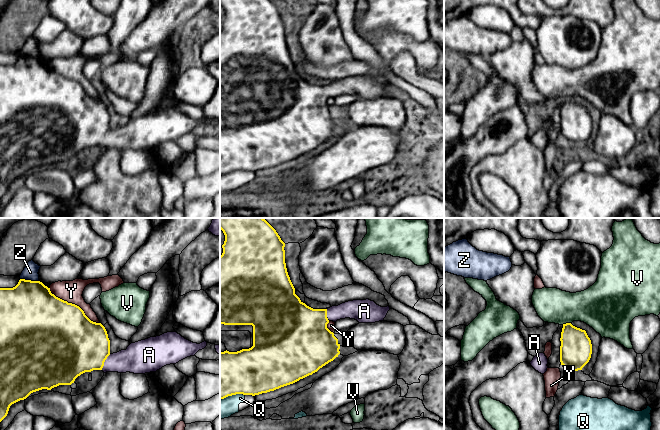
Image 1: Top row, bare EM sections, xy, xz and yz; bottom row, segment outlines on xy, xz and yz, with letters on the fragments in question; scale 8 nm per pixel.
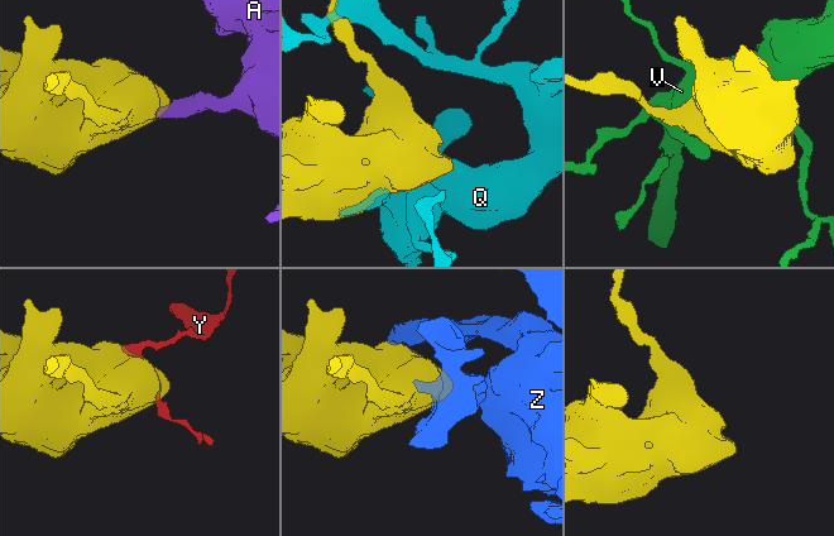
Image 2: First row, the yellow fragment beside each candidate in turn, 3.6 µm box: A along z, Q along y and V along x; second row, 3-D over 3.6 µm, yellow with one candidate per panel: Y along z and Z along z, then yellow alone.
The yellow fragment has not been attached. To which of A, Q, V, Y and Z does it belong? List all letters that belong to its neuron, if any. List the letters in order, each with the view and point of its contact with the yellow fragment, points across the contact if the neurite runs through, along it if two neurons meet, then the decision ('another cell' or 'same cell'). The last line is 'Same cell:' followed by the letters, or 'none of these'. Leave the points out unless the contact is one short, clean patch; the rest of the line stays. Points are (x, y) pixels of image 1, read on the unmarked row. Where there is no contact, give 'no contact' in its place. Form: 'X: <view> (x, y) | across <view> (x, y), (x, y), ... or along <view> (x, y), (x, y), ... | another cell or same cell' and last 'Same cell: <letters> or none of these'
A: xy (104, 137) | across xy (78, 121), (104, 137), (135, 135) | same cell
Q: xz (232, 170) | another cell
V: yz (566, 99) | along yz (570, 98), (562, 100) | another cell
Y: xy (74, 80) | another cell
Z: xy (29, 56) | along xy (20, 54), (38, 57) | another cell
Same cell: A

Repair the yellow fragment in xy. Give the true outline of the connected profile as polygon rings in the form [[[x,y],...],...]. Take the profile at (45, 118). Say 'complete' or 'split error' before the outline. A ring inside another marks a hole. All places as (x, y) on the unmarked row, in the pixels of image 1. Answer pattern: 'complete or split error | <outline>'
split error | [[[20,55],[18,60],[13,64],[0,64],[0,198],[7,192],[9,184],[12,180],[26,175],[31,169],[42,165],[51,166],[59,161],[71,161],[78,152],[85,148],[91,148],[93,146],[102,146],[104,149],[130,148],[134,150],[156,148],[166,141],[176,140],[187,133],[195,132],[199,126],[204,125],[206,122],[206,117],[197,120],[185,115],[177,108],[167,108],[160,112],[150,113],[145,116],[131,119],[126,126],[121,126],[117,129],[111,130],[110,116],[105,103],[101,99],[91,97],[79,82],[68,79],[67,77],[56,73],[51,69],[50,64],[45,62],[42,58]]]

